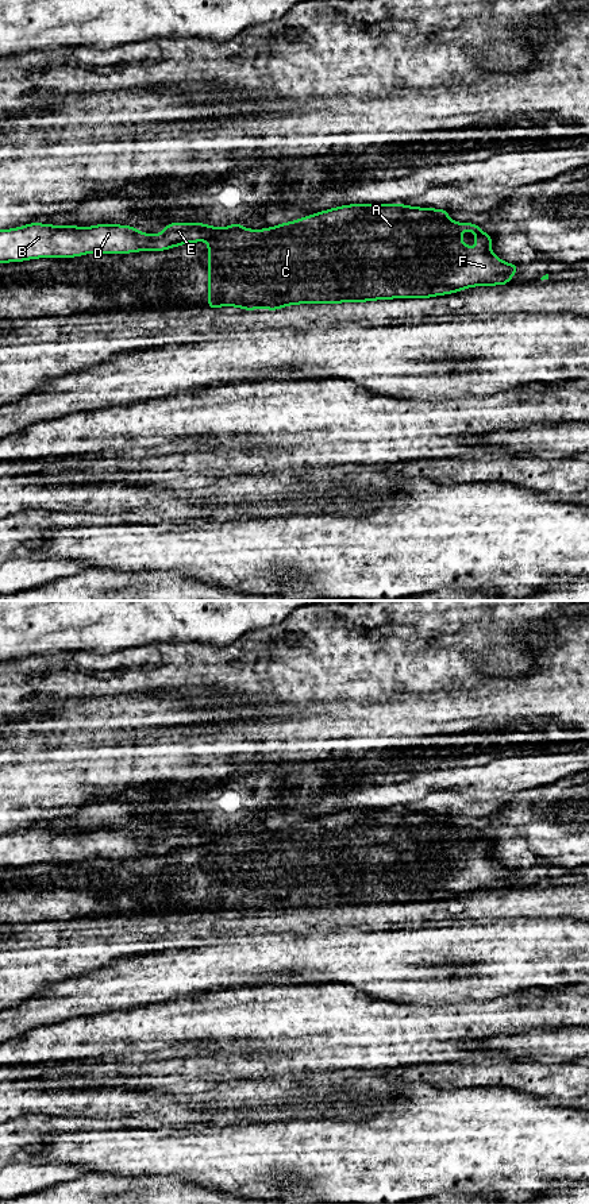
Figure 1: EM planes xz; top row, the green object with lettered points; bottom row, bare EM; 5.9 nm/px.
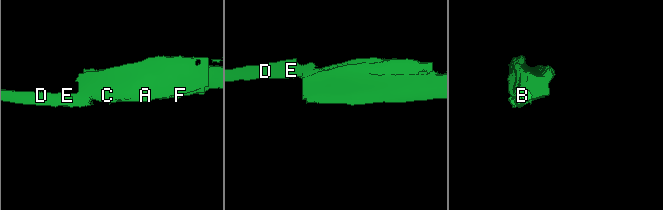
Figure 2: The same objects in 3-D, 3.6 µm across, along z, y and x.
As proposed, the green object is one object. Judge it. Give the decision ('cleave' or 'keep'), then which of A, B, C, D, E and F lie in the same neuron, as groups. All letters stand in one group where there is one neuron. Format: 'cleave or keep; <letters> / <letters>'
cleave; A C F / B D E

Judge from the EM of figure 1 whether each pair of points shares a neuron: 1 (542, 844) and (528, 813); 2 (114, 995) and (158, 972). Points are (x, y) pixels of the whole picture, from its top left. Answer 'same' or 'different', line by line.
1: same
2: same

